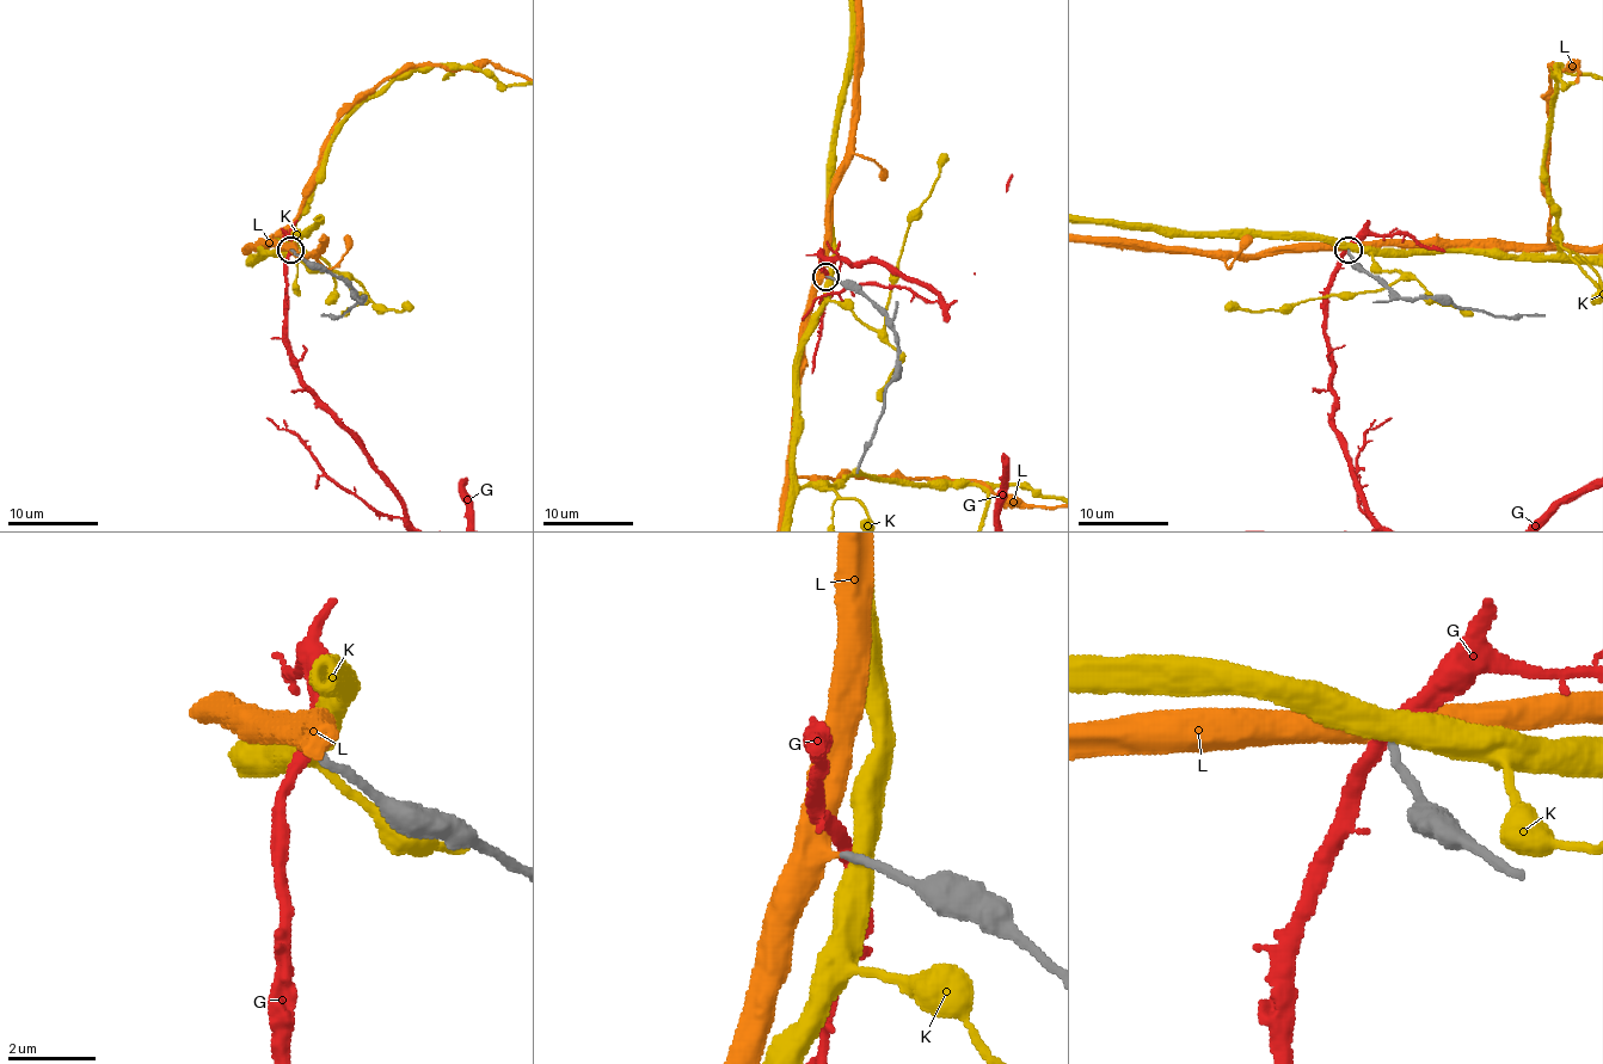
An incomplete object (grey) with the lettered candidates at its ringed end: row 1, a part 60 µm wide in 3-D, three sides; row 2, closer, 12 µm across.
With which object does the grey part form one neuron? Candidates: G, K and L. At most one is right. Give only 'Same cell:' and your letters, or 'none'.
Same cell: L

